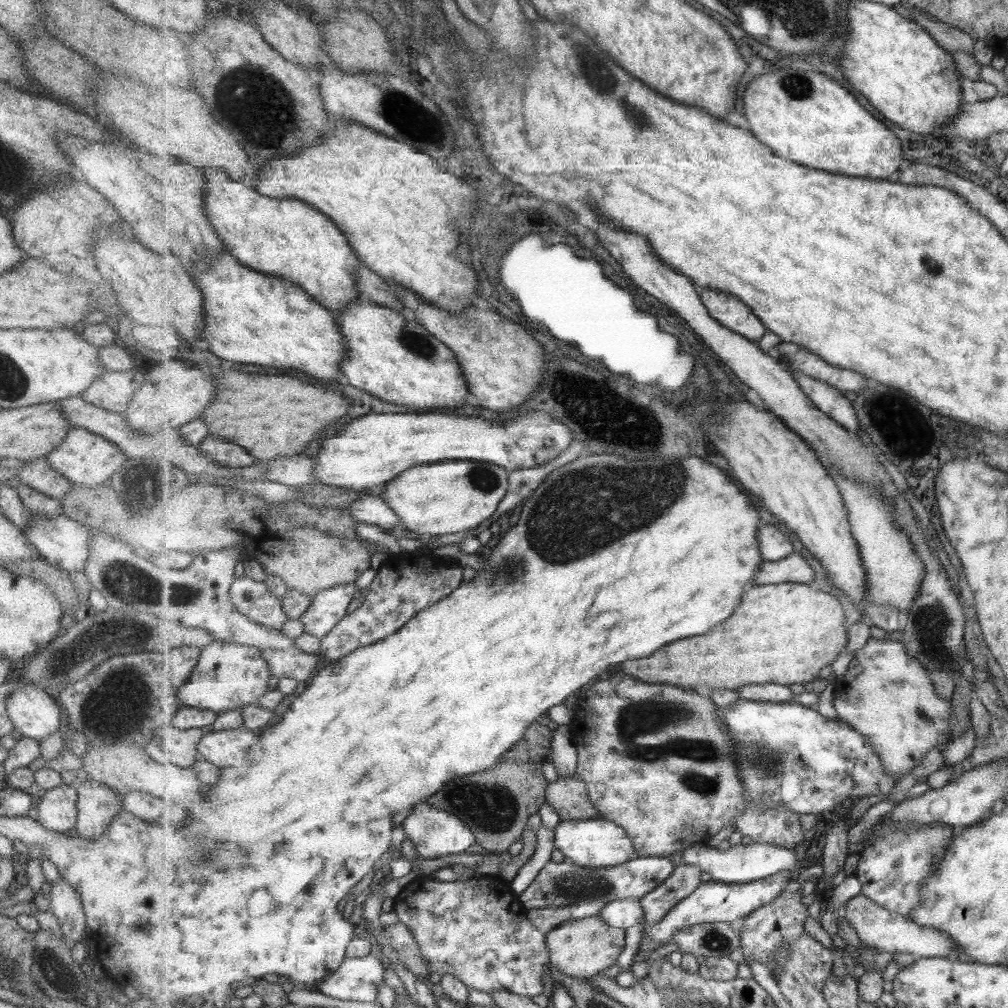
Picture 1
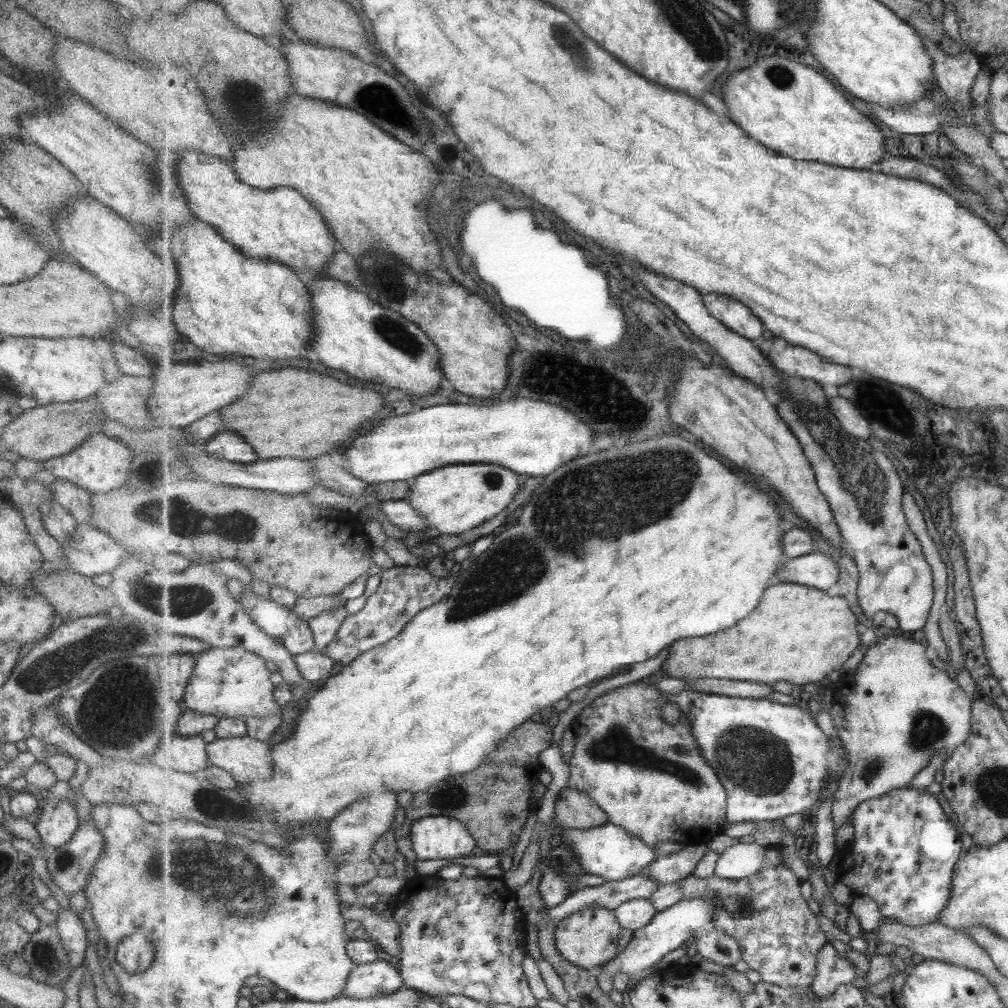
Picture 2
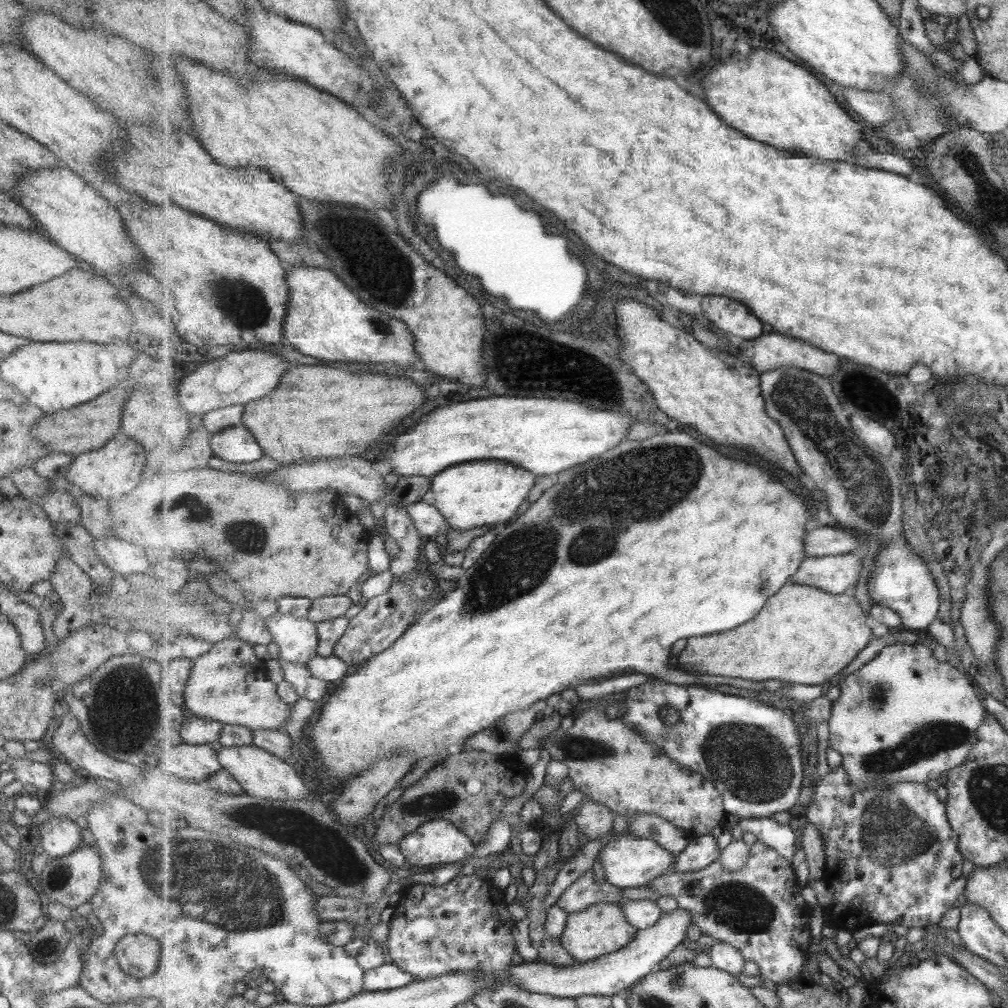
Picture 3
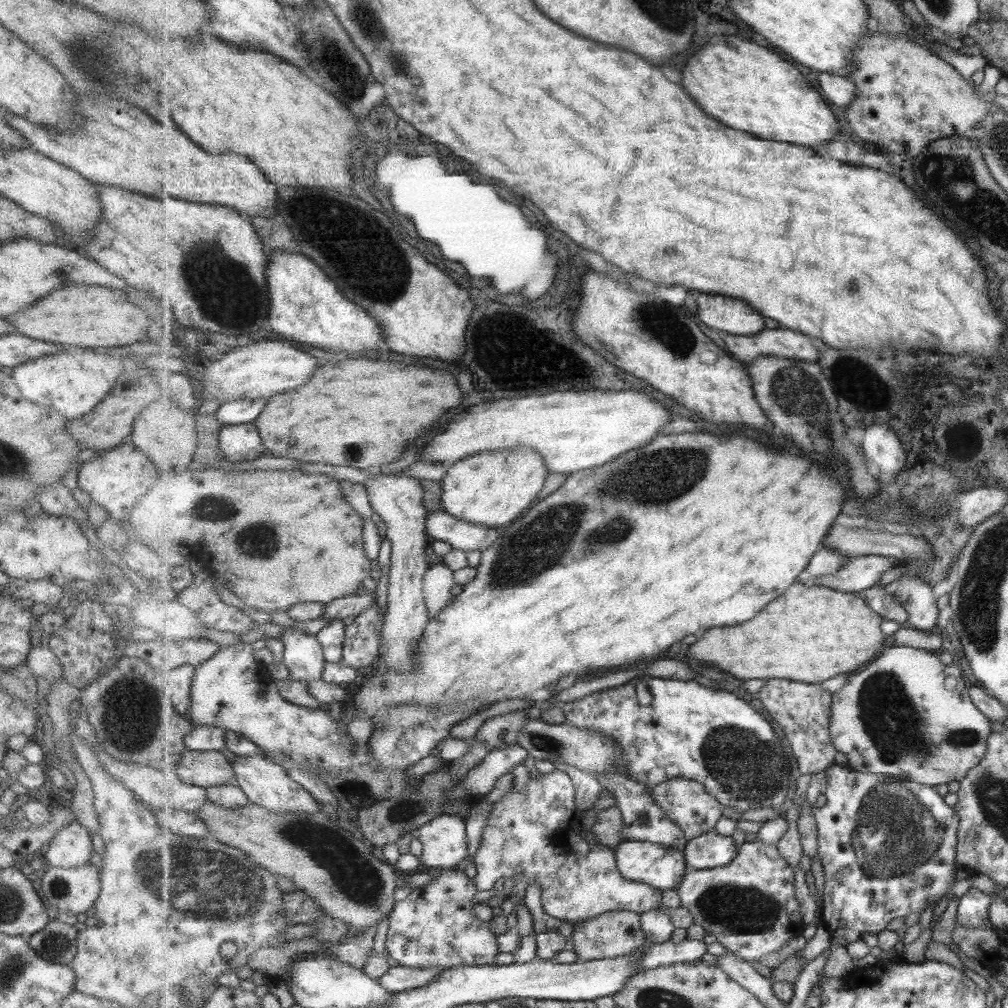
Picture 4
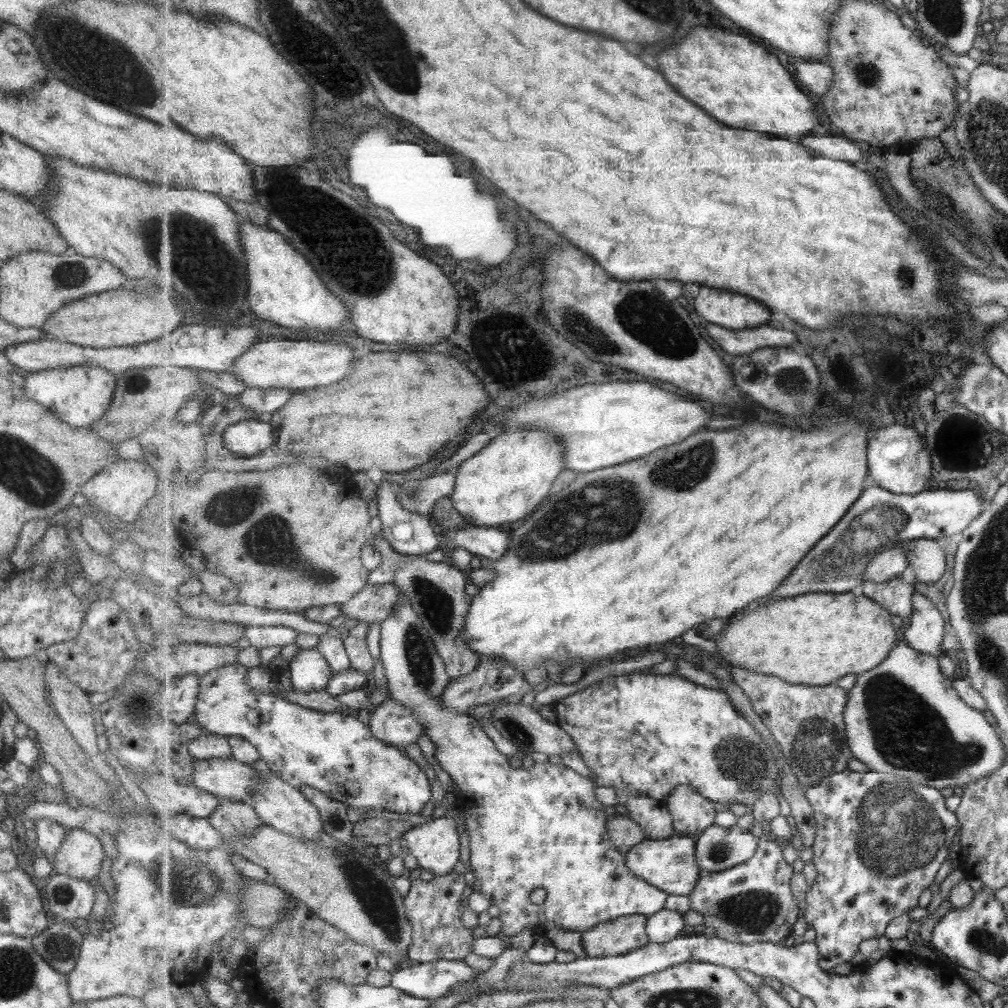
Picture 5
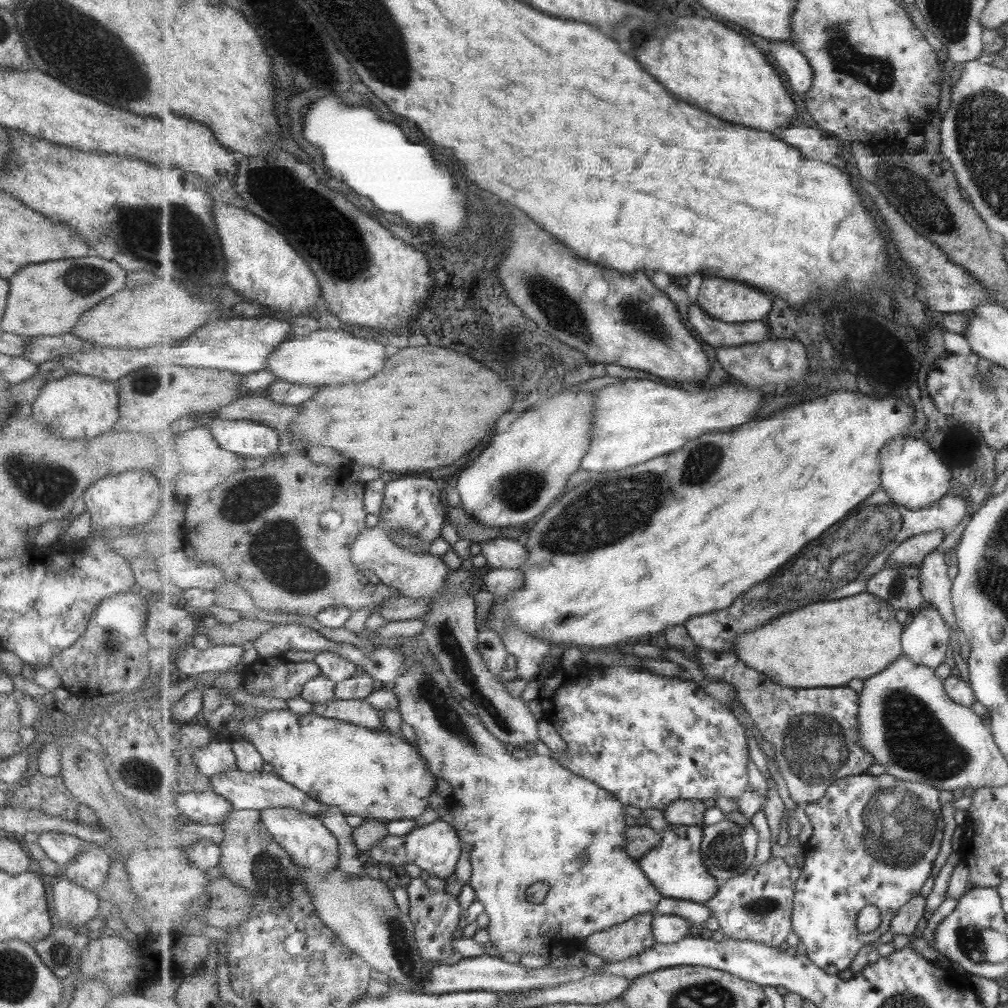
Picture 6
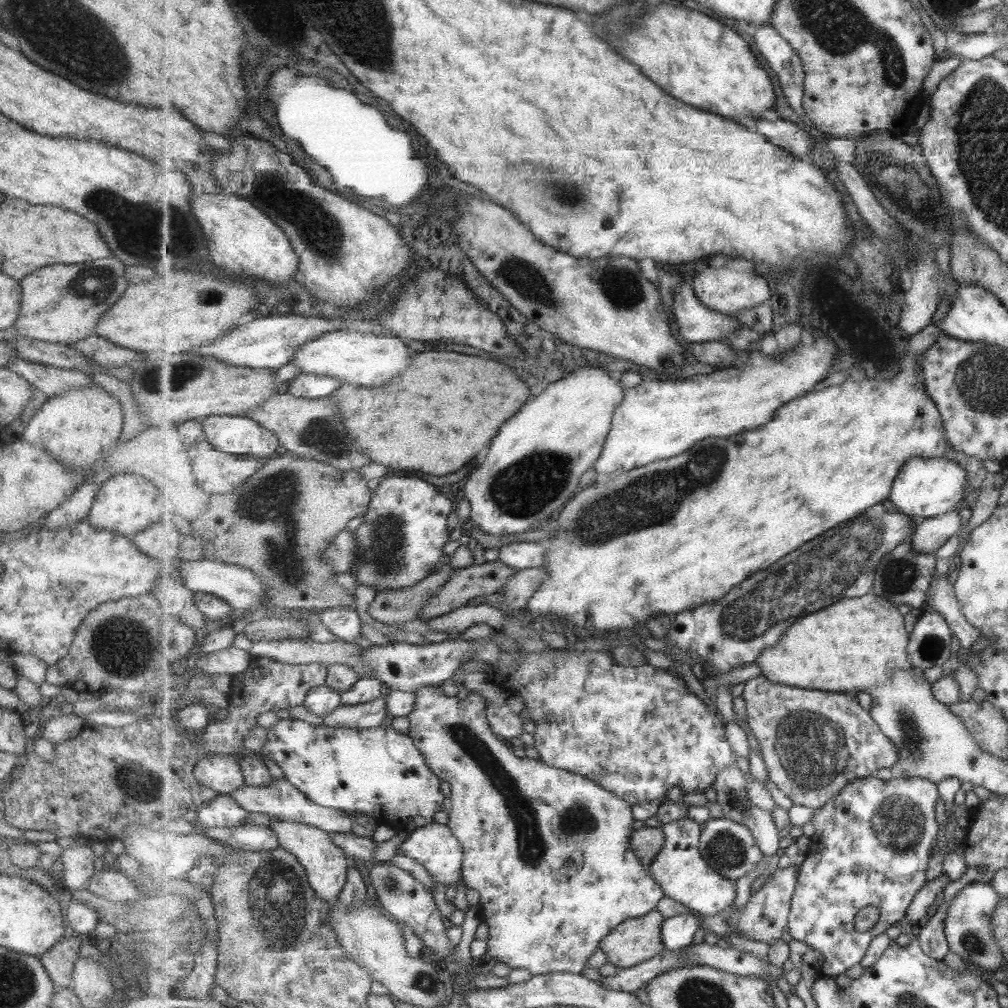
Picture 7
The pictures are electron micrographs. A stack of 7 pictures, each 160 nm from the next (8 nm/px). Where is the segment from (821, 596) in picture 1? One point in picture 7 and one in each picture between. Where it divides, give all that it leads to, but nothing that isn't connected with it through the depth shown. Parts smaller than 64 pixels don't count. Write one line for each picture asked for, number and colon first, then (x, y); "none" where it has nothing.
2: (799, 634)
3: (805, 635)
4: (814, 633)
5: (818, 638)
6: (827, 644)
7: (852, 645)

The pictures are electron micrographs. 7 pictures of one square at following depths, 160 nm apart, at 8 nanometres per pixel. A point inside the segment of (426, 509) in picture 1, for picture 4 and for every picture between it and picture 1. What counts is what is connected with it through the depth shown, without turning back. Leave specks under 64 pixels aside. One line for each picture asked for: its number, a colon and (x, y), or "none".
2: (461, 497)
3: (471, 495)
4: (503, 484)

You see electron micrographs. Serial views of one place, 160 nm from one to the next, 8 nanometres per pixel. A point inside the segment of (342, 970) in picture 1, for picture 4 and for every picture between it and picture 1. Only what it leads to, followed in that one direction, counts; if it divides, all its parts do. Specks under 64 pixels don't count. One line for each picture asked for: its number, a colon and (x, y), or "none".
2: (379, 978)
3: (388, 976)
4: (397, 979)

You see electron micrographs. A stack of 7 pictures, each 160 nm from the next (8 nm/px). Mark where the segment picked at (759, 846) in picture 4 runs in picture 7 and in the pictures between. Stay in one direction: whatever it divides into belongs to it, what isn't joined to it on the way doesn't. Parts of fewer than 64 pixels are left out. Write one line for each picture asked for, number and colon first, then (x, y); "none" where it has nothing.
5: (752, 902)
6: (758, 905)
7: (765, 916)

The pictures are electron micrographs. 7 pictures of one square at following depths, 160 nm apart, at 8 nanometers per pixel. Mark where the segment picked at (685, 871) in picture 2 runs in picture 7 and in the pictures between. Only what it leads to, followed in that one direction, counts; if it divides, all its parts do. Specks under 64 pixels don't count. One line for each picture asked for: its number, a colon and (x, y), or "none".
3: (700, 853)
4: (711, 850)
5: (718, 849)
6: (729, 849)
7: (731, 848)

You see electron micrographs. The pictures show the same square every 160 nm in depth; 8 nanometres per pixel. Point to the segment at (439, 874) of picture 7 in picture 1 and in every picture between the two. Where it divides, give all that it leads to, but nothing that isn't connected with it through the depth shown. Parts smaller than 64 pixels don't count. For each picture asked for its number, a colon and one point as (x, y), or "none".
1: (434, 833)
2: (433, 837)
3: (441, 842)
4: (445, 842)
5: (436, 845)
6: (434, 847)

